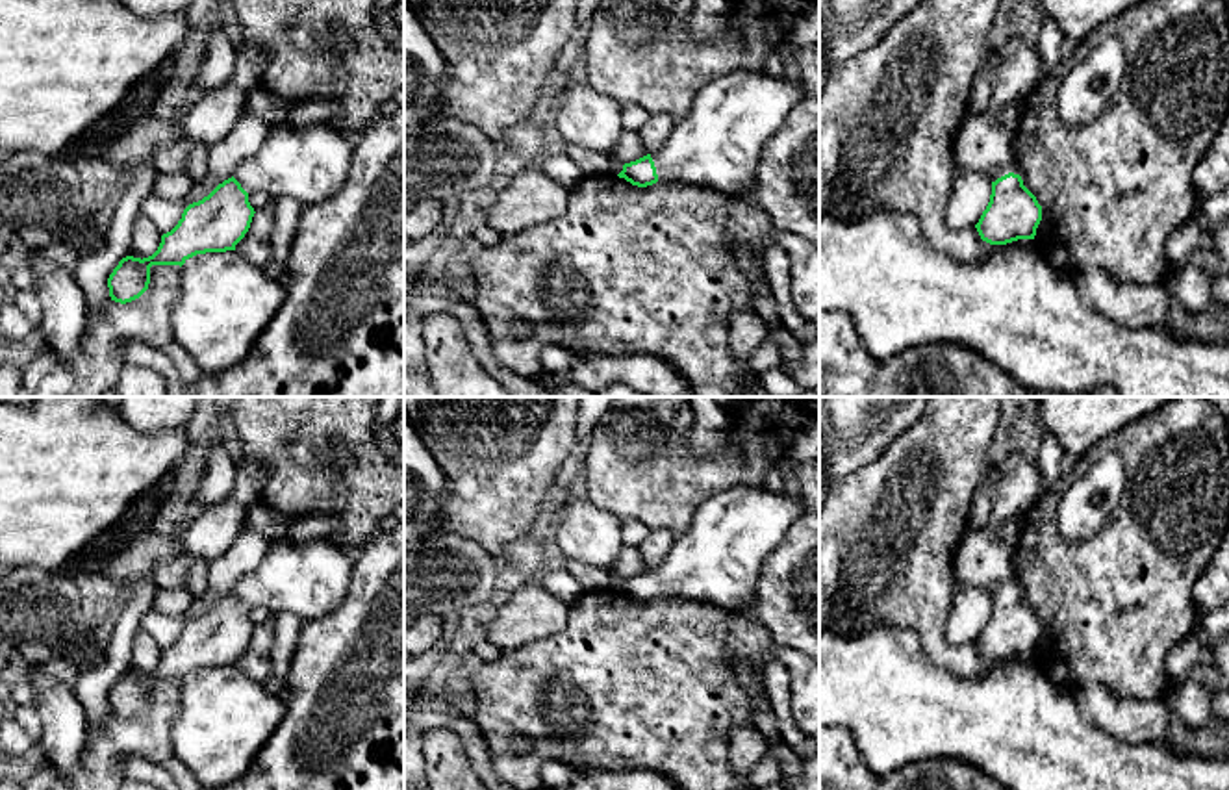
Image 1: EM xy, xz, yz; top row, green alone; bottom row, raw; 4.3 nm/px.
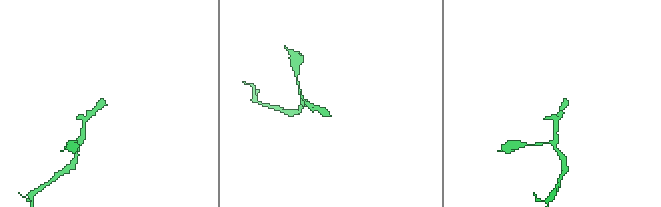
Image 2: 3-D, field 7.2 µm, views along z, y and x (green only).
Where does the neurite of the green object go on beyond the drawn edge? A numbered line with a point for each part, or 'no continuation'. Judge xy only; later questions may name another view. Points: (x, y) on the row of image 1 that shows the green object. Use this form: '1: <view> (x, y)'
1: xy (310, 164)

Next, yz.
1: yz (1013, 165)

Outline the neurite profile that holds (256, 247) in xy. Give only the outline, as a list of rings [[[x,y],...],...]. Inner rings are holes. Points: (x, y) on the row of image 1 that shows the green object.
[[[261,208],[254,213],[245,237],[235,245],[235,252],[252,265],[267,267],[272,261],[271,228],[274,223],[274,208]]]

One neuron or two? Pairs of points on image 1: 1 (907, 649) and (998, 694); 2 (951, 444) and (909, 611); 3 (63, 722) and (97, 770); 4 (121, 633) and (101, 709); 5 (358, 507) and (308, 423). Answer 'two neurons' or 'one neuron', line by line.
1: one neuron
2: one neuron
3: two neurons
4: one neuron
5: one neuron

